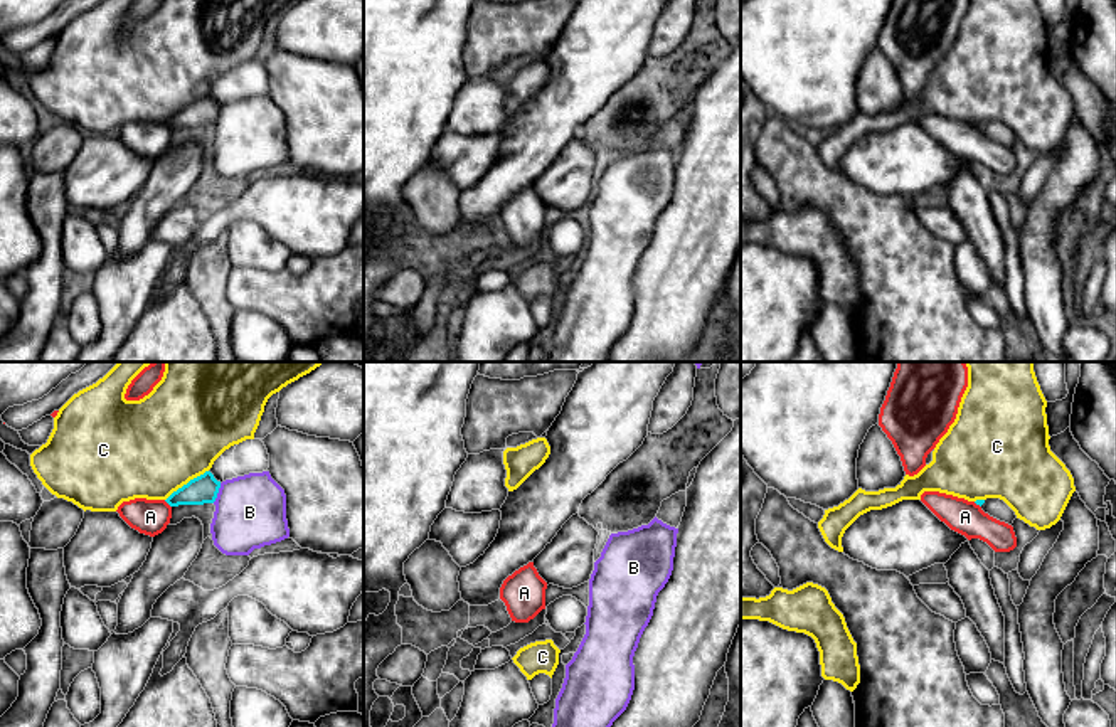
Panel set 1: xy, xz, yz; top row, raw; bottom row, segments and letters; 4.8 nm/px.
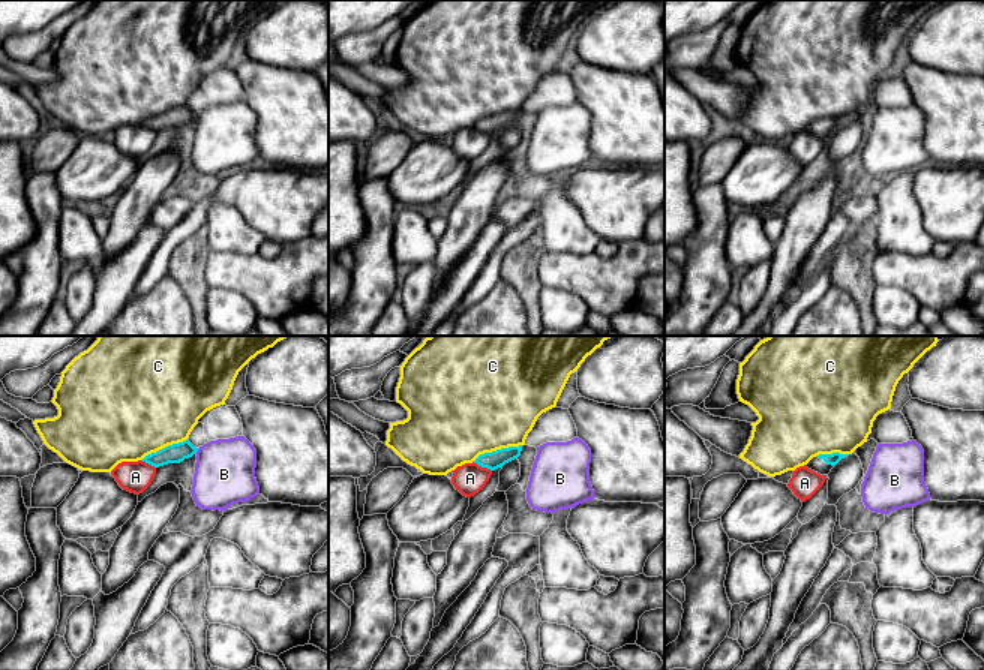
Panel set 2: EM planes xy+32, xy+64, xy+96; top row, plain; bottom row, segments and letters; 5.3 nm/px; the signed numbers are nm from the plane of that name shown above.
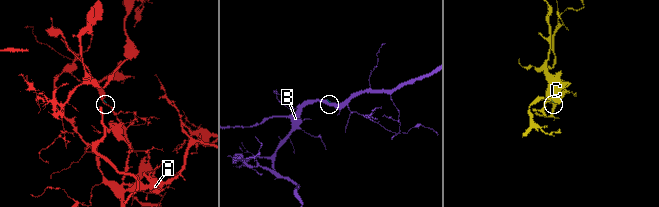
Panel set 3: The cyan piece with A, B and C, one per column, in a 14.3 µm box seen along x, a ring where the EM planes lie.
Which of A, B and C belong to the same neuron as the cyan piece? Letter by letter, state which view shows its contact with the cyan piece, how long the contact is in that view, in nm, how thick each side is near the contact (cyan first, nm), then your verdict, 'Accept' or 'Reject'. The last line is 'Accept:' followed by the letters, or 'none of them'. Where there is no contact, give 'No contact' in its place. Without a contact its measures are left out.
A: Touches cyan in xy. Shared border 50 nm. Thickness 140 nm (cyan) against 170 nm. Reject
B: Touches cyan in xy. Shared border 100 nm. Thickness 140 nm (cyan) against 340 nm. Reject
C: Touches cyan in xy. Shared border 260 nm. Thickness 140 nm (cyan) against 480 nm. Reject
Accept: none of them

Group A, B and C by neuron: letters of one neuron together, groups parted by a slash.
A / B / C

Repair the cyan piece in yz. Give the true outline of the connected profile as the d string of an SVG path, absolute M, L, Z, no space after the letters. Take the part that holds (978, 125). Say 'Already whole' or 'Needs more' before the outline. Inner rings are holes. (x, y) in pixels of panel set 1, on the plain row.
Needs more. M1000 121L976 123L975 126L980 128L981 133L990 140L1008 148L1012 148L1013 143L1017 141L1015 135Z

